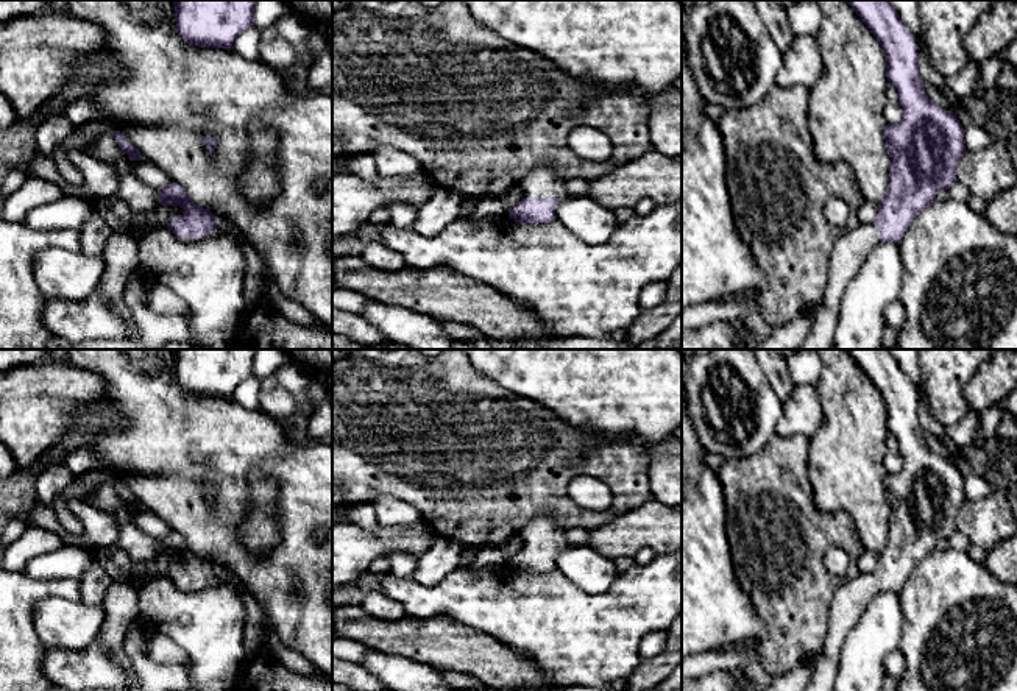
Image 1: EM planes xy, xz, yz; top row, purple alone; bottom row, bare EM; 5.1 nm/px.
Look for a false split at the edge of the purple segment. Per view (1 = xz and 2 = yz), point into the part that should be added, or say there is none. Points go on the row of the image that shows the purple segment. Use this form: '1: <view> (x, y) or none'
1: xz (545, 181)
2: yz (850, 250)

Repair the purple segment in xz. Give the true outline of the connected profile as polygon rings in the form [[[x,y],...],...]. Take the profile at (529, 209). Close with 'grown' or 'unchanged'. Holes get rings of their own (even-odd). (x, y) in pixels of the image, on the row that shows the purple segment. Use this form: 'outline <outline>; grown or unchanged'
outline [[[546,161],[529,173],[519,186],[524,198],[508,211],[508,217],[519,223],[549,223],[555,220],[555,206],[569,197],[554,161]]]; grown

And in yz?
outline [[[845,0],[873,33],[886,55],[886,76],[898,92],[903,119],[884,126],[891,158],[886,195],[878,204],[873,223],[859,223],[844,232],[830,253],[824,299],[813,312],[813,328],[797,349],[830,349],[839,321],[844,292],[869,253],[881,242],[900,243],[912,218],[936,200],[936,192],[956,182],[958,162],[966,151],[964,128],[951,111],[937,108],[925,94],[917,64],[917,44],[889,0]]]; grown

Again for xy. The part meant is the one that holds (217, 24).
outline [[[175,0],[181,39],[198,47],[231,48],[254,25],[256,0]]]; unchanged

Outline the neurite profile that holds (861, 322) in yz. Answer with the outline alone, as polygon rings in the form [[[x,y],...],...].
[[[898,243],[877,245],[847,285],[830,349],[880,349],[884,307],[898,299],[903,257]]]

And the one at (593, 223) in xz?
[[[566,197],[555,206],[555,220],[588,245],[602,245],[619,225],[613,209],[588,197]]]

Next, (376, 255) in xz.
[[[379,240],[368,242],[360,253],[360,259],[381,271],[402,271],[407,268],[404,257]]]

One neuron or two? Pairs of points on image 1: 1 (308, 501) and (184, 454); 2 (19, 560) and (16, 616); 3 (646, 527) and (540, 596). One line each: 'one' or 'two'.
1: one
2: two
3: two

